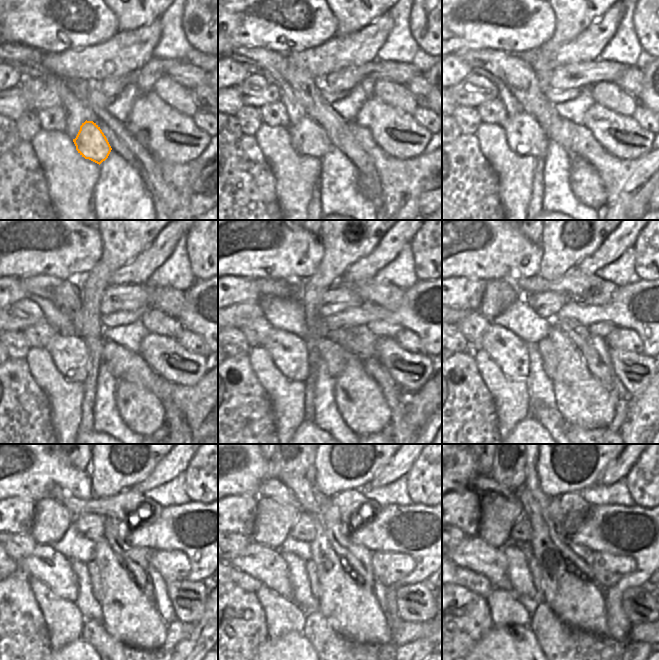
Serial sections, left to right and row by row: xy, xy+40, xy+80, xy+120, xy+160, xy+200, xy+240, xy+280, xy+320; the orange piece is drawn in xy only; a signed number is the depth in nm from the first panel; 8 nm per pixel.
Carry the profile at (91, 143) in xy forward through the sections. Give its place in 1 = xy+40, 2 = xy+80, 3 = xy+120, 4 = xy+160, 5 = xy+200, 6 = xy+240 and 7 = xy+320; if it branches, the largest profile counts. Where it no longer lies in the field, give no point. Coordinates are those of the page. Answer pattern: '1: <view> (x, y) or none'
1: xy+40 (308, 138)
2: xy+80 (525, 136)
3: xy+120 (69, 353)
4: xy+160 (290, 353)
5: xy+200 (510, 352)
6: xy+240 (49, 566)
7: xy+320 (473, 554)

